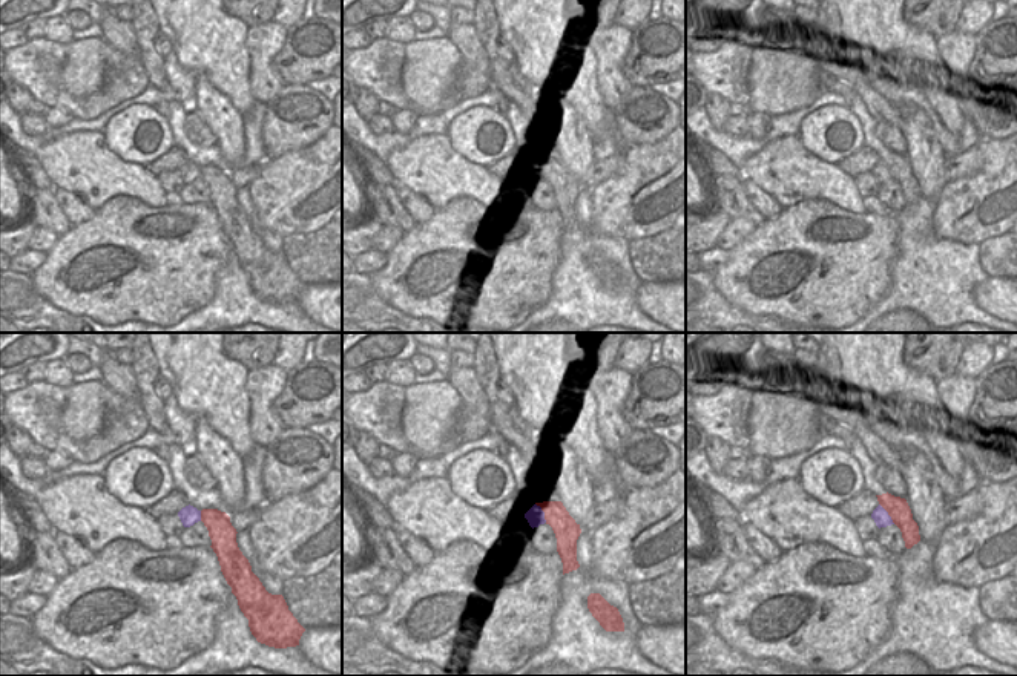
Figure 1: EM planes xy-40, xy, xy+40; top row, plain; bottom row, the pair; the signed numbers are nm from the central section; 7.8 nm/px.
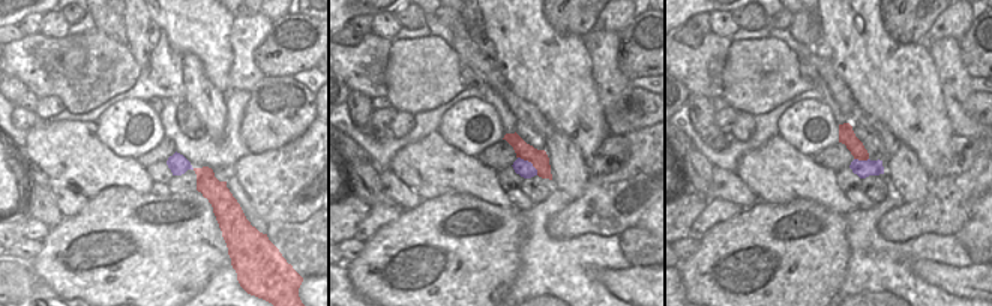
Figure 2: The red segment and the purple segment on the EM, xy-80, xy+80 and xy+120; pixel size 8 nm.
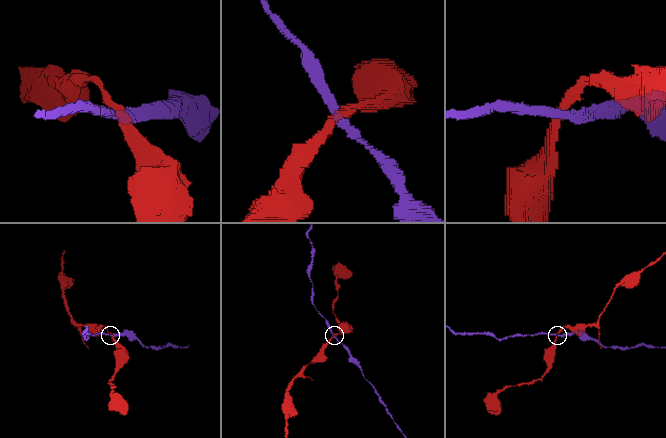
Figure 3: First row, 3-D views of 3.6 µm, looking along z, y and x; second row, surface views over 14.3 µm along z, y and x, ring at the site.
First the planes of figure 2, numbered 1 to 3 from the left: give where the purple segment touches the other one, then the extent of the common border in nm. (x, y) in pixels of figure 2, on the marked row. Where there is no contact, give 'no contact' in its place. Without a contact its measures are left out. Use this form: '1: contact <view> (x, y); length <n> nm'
1: no contact
2: contact xy+80 (530, 161); length 220 nm
3: contact xy+120 (862, 159); length 120 nm

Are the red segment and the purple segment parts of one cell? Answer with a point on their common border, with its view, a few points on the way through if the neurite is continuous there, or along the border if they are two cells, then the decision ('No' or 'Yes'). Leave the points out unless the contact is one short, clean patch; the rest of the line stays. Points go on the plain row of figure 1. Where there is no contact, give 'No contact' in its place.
Touches red at xy (543, 167). Boundary: xy (536, 160), (546, 178). No.

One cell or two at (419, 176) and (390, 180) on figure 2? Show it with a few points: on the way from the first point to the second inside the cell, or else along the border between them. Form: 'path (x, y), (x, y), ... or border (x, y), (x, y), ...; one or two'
border (387, 168), (422, 200); two

